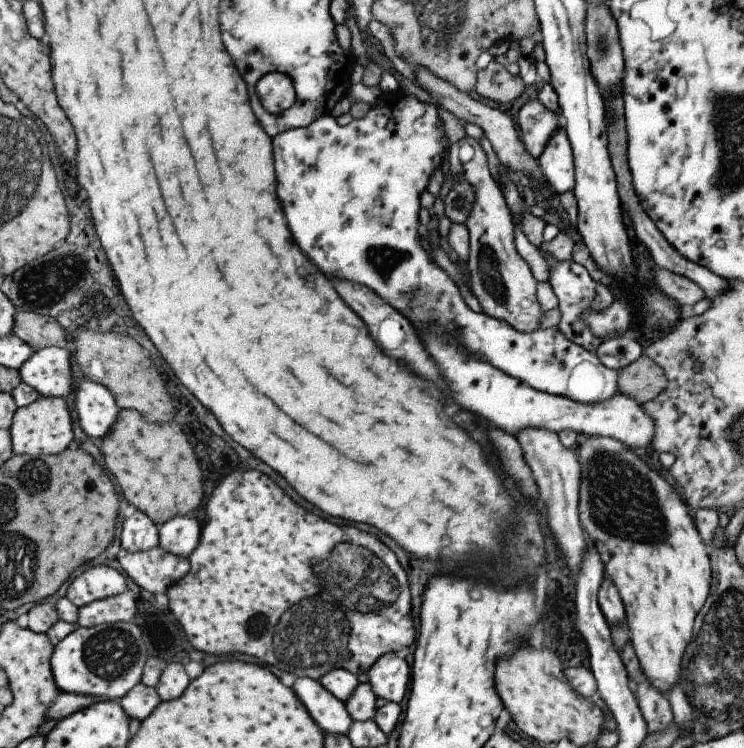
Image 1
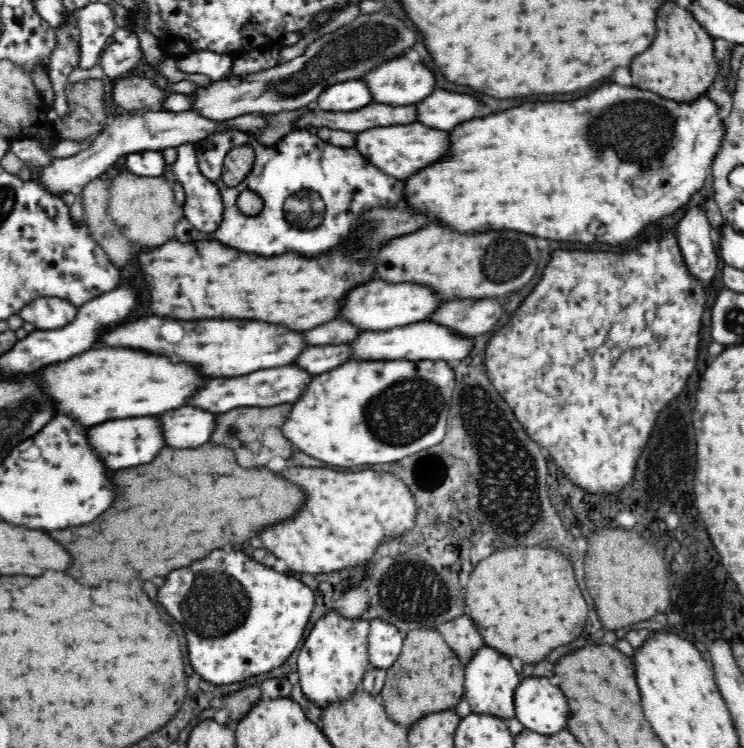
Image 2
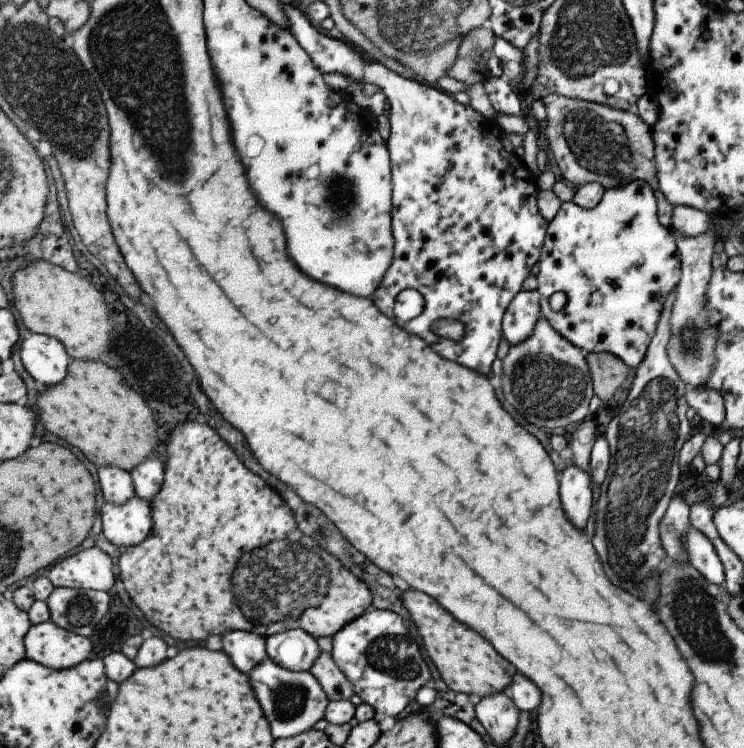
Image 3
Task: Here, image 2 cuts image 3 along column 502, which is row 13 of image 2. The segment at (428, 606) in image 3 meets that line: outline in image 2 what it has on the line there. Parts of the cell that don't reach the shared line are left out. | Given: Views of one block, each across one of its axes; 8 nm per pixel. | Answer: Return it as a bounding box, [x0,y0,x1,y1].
[630,2,721,104]

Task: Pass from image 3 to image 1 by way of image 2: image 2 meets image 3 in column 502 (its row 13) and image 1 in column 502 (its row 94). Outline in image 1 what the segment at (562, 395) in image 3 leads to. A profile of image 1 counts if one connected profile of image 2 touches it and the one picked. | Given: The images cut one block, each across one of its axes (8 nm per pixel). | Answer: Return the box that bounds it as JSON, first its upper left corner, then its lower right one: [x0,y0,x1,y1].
[449,136,543,333]

